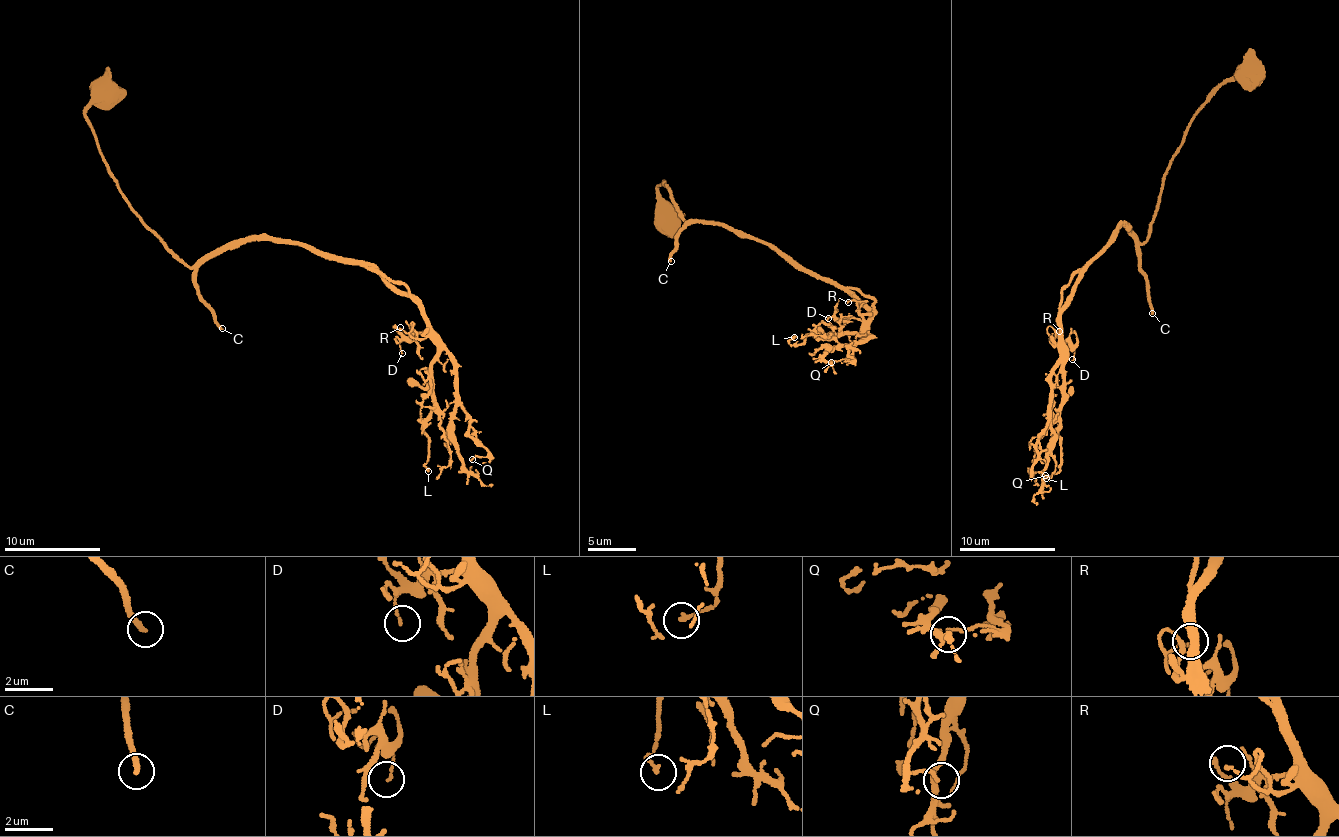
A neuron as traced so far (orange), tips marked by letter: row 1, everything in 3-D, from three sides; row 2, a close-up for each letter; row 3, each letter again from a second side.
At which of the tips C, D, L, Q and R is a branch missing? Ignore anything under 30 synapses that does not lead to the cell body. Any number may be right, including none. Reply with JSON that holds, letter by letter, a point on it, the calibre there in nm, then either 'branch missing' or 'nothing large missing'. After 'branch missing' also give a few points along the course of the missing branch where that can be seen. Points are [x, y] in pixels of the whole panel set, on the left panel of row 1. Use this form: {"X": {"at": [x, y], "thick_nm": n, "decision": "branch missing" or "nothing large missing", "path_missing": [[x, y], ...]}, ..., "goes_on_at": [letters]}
{"C": {"at": [222, 328], "thick_nm": 220, "decision": "branch missing", "path_missing": [[222, 328], [247, 399], [249, 438], [265, 460], [270, 499], [306, 533]]}, "D": {"at": [402, 353], "thick_nm": 100, "decision": "nothing large missing"}, "L": {"at": [428, 471], "thick_nm": 100, "decision": "nothing large missing"}, "Q": {"at": [472, 459], "thick_nm": 90, "decision": "nothing large missing"}, "R": {"at": [400, 327], "thick_nm": 110, "decision": "nothing large missing"}, "goes_on_at": ["C"]}

